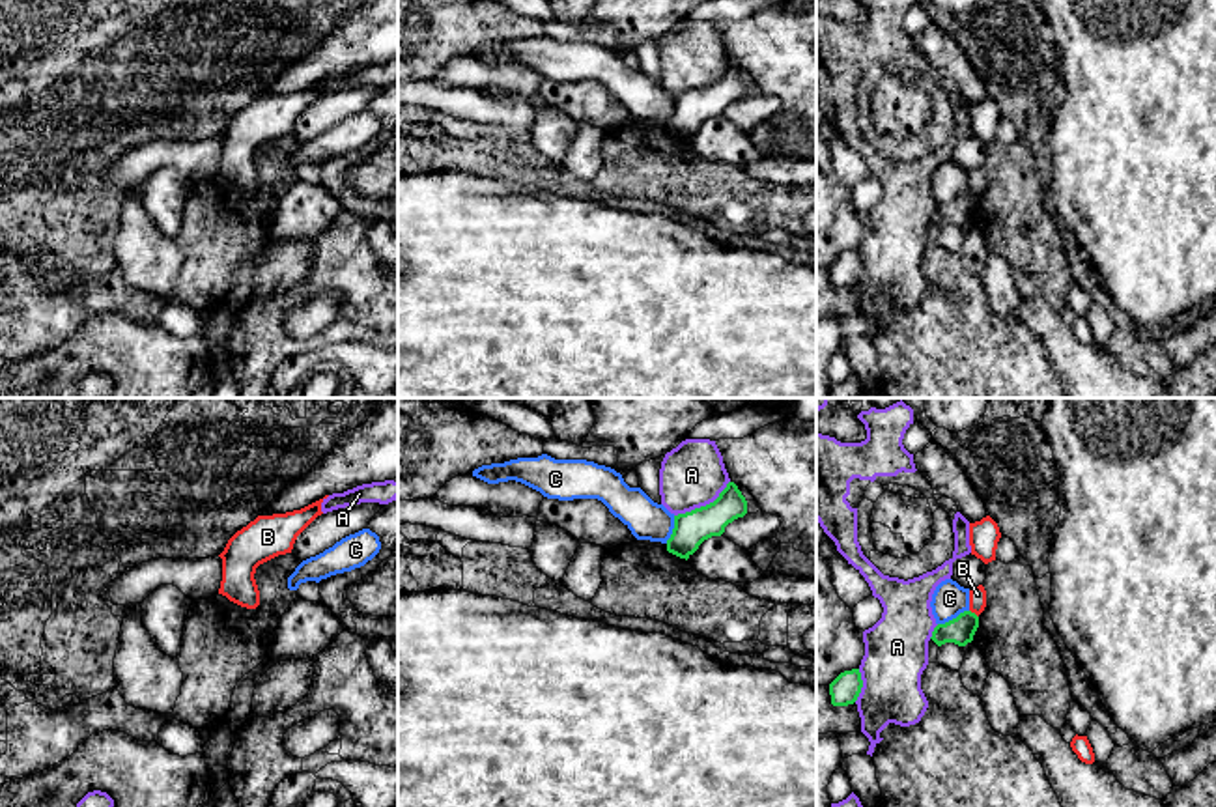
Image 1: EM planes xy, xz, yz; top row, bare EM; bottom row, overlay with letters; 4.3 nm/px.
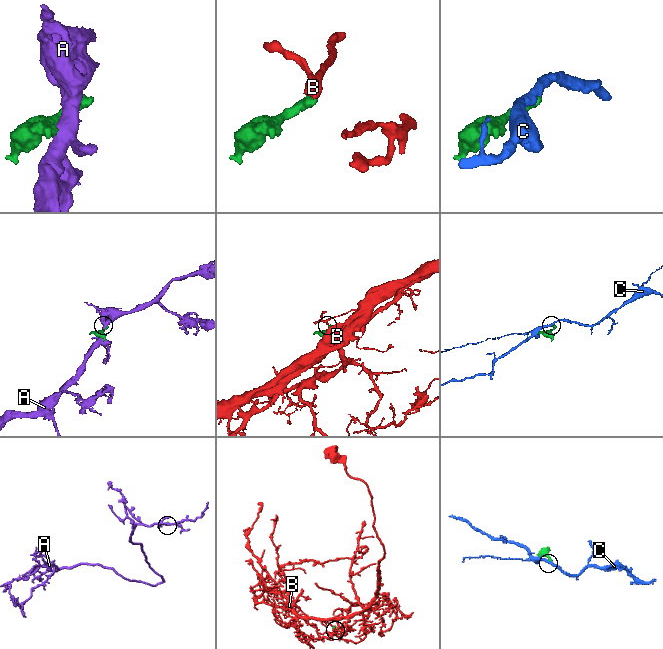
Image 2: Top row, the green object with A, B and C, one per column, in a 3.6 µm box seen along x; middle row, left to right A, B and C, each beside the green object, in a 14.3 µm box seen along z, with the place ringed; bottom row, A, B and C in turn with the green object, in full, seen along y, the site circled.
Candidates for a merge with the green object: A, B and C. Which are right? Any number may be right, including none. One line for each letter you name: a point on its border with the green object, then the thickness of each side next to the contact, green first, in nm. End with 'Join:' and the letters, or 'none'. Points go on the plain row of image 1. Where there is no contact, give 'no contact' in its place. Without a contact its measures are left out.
Join: none

